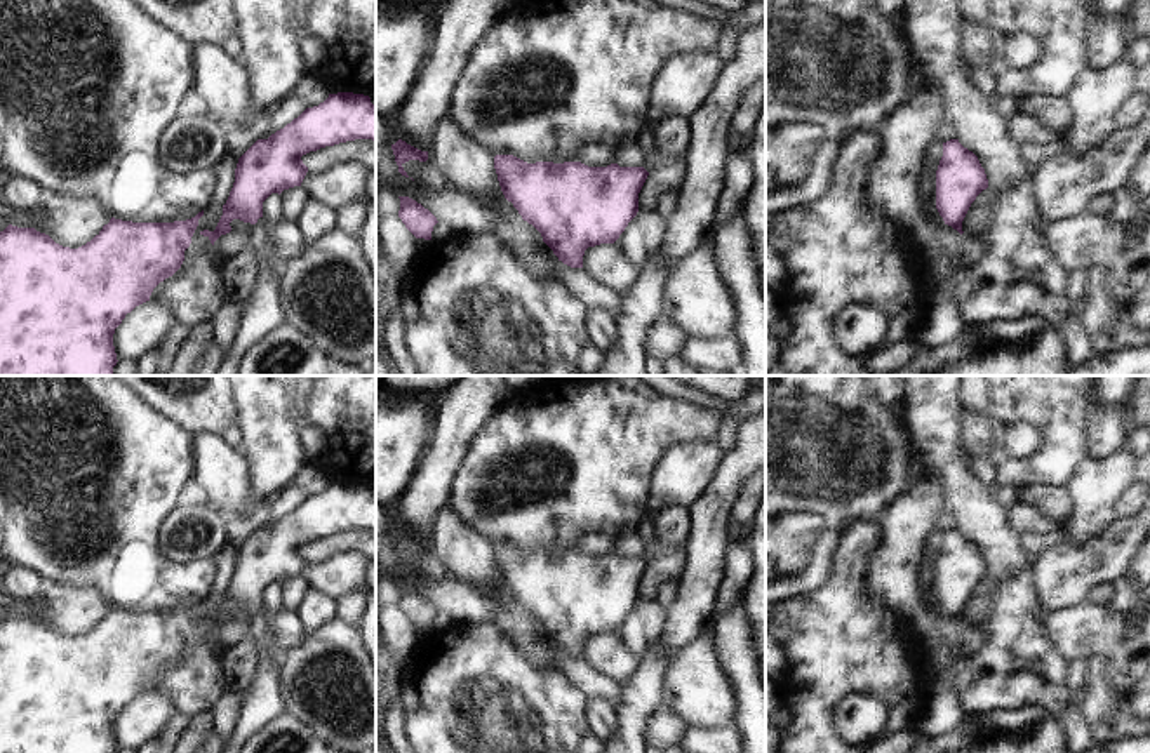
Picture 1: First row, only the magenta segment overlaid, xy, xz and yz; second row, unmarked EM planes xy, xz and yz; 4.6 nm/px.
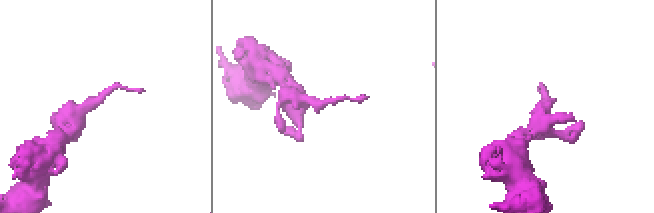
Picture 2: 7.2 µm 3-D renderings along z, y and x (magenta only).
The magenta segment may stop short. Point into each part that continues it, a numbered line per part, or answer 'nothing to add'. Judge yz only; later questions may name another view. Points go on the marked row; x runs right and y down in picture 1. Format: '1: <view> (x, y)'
nothing to add

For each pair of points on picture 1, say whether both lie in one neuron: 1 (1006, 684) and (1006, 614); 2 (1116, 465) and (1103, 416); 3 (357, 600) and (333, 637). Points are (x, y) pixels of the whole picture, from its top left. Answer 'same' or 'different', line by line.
1: same
2: different
3: different

